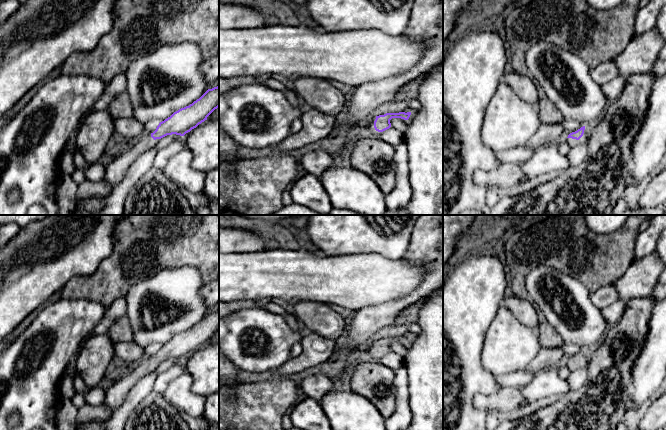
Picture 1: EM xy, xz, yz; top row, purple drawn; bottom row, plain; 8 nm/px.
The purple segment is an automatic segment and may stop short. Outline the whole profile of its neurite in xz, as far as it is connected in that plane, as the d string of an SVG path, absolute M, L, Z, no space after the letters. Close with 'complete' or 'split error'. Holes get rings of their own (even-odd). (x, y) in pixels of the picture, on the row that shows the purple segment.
M399 112L399 113L386 113L384 115L375 116L374 114L369 116L365 123L365 130L370 136L378 136L383 131L391 127L390 120L392 118L401 118L408 120L411 112Z | split error

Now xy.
M219 86L208 89L199 99L189 106L179 109L170 117L160 122L153 133L144 133L127 148L122 149L117 157L105 166L104 179L112 189L119 185L129 167L145 151L153 148L161 138L167 135L184 136L219 107Z | split error

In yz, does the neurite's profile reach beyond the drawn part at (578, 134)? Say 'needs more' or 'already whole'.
needs more

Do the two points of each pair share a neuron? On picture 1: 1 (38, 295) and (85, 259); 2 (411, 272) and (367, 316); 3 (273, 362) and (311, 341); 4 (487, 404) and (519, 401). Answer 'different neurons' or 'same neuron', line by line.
1: same neuron
2: different neurons
3: different neurons
4: same neuron

